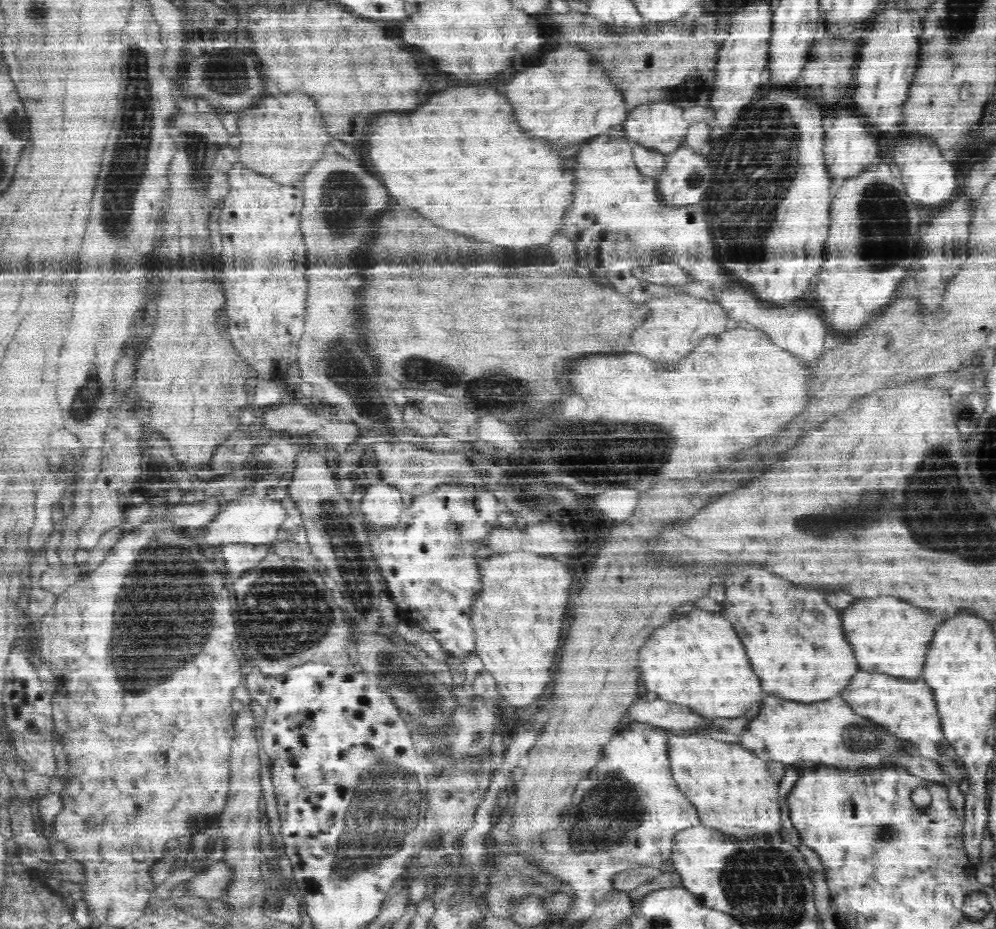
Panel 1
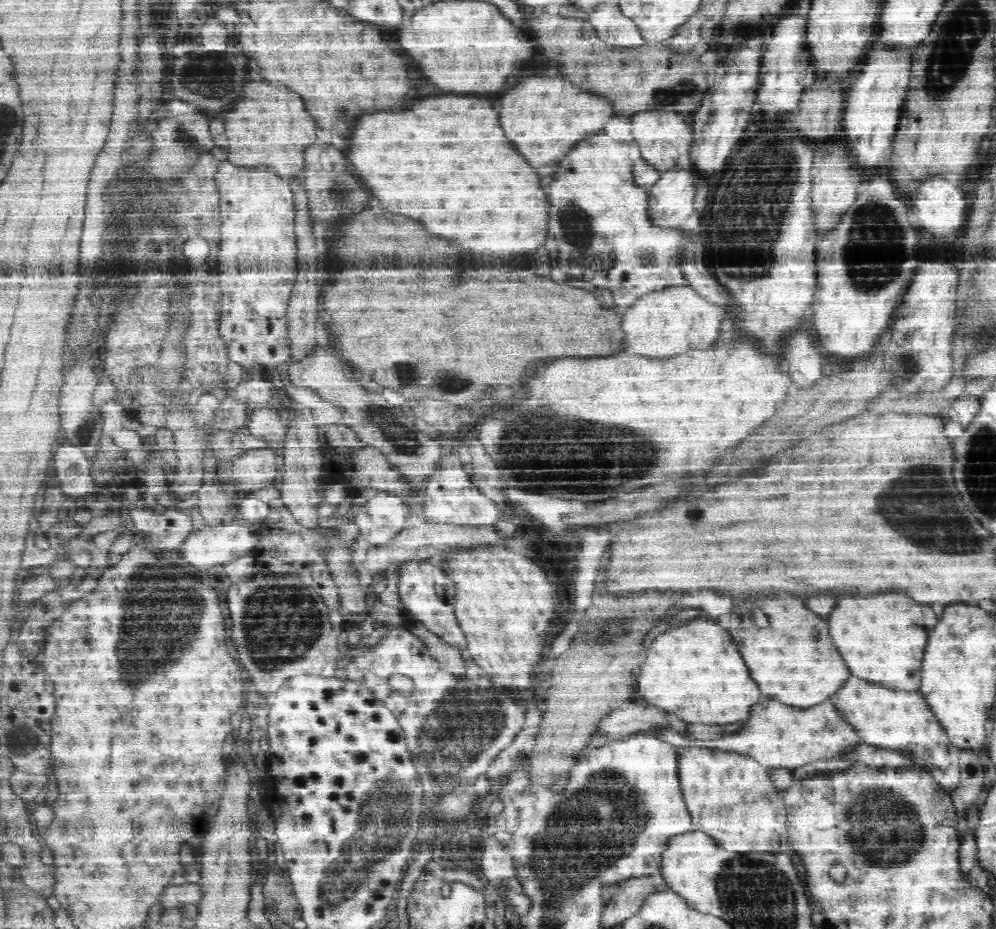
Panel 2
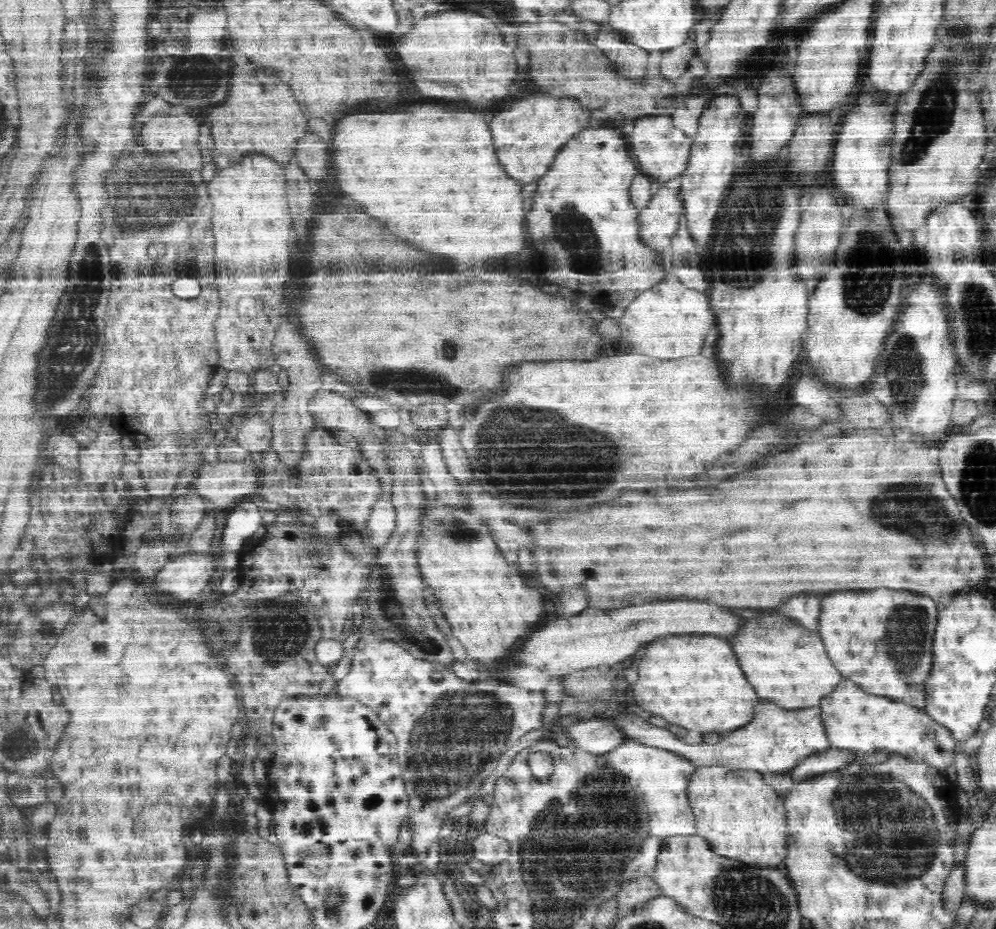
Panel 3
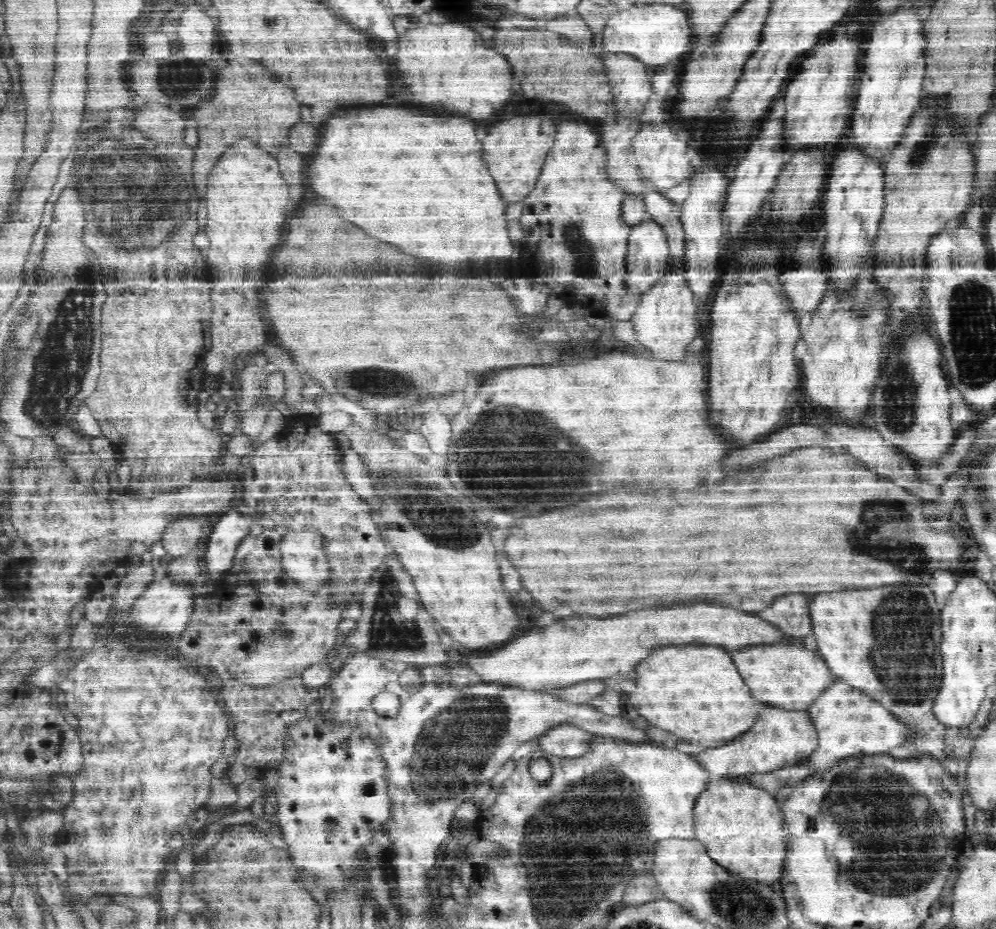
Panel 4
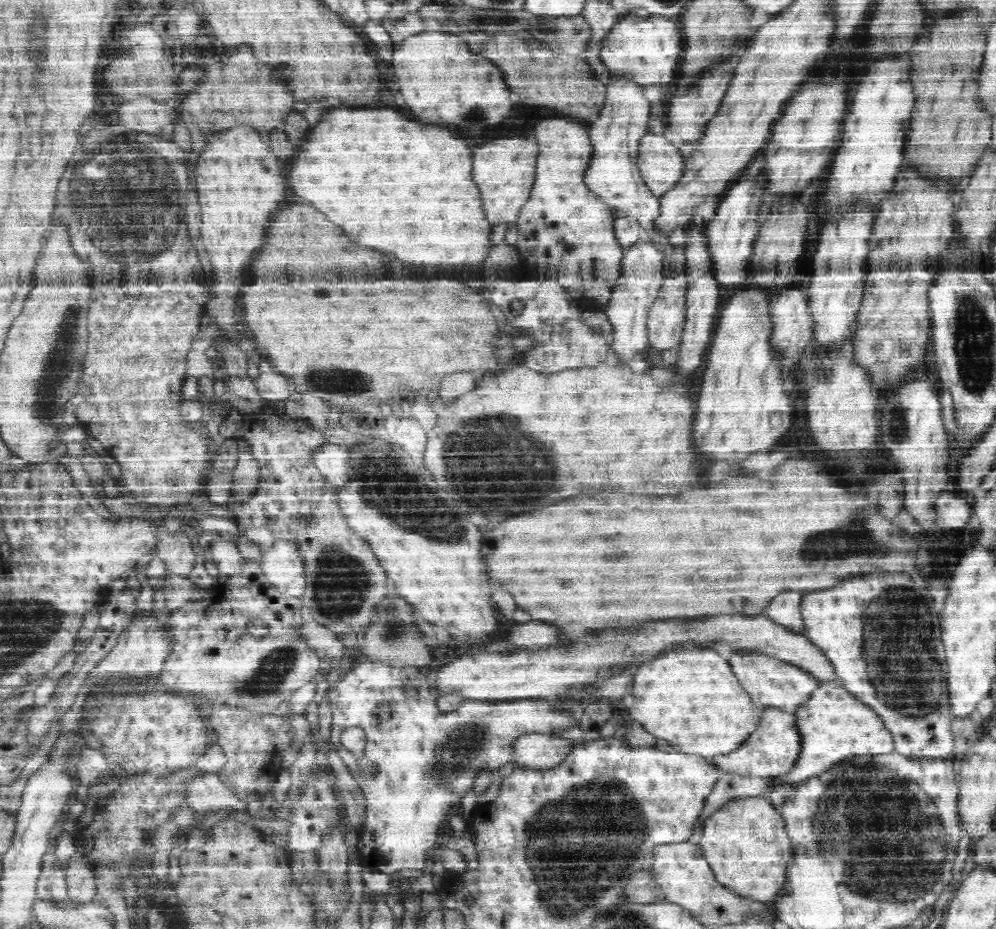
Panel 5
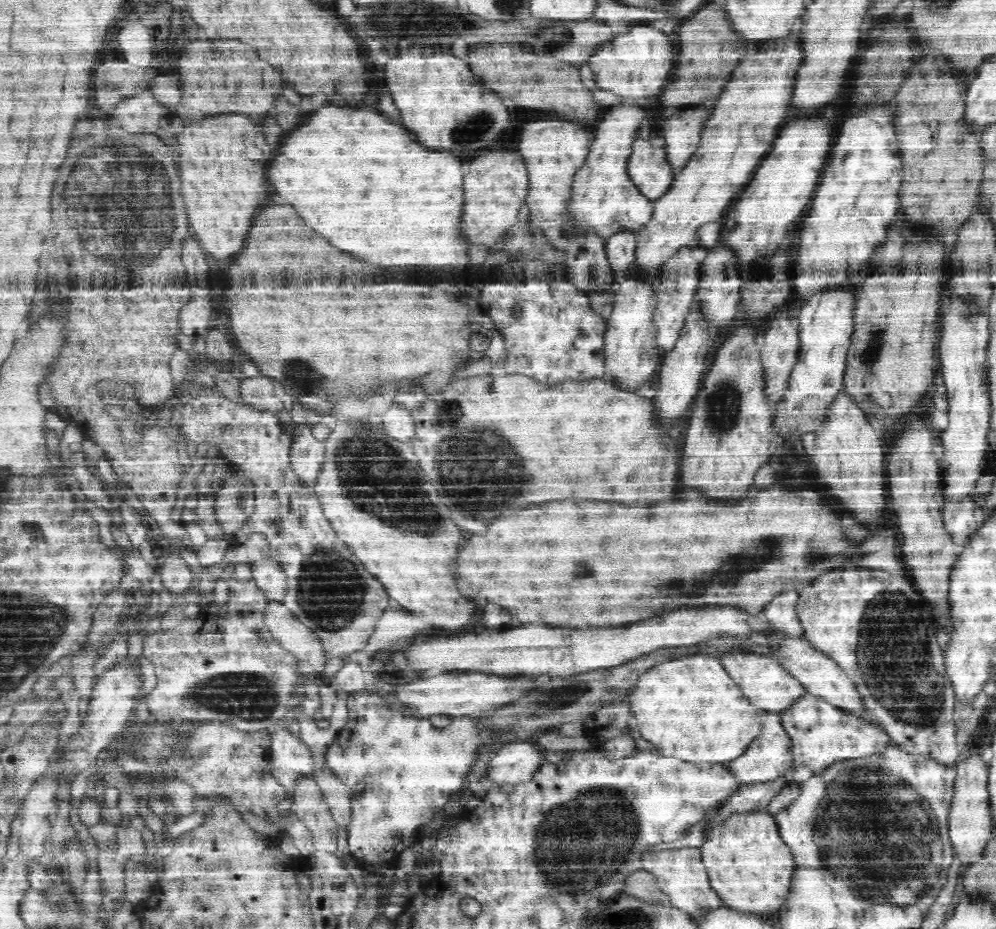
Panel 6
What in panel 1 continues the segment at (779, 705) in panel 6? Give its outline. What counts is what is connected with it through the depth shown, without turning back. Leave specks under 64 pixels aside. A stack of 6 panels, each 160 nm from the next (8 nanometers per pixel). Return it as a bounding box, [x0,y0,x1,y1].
[722,564,859,702]

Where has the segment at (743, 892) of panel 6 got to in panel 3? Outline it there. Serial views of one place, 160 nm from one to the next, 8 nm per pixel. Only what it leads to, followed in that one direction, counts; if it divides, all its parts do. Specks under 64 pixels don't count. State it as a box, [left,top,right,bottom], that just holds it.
[688,764,788,866]

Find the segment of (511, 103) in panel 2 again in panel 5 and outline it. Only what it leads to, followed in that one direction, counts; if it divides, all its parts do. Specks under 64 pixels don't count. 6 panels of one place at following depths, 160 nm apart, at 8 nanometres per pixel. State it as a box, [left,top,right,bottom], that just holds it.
[474,134,540,224]

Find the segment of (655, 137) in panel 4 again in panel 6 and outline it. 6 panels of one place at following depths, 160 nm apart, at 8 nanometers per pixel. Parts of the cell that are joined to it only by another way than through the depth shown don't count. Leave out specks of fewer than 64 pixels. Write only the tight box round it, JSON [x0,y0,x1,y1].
[628,136,677,200]

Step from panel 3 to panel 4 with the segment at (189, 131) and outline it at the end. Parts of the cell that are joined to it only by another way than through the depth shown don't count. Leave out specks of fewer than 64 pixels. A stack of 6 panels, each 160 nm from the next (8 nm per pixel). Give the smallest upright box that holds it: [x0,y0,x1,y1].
[134,104,188,144]

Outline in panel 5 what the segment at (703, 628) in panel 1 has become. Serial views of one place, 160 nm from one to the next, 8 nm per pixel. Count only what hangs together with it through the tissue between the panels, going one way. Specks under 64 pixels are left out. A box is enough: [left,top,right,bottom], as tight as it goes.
[627,648,762,757]

